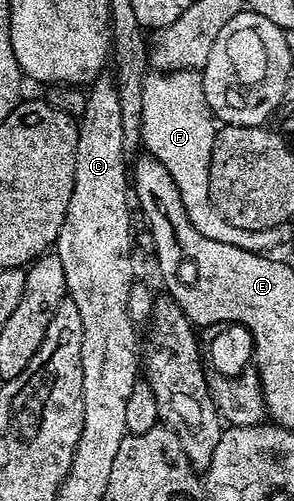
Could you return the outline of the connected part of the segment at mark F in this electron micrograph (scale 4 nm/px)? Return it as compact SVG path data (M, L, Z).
M197 70L149 72L143 85L142 142L153 159L168 169L192 225L196 225L204 237L208 237L208 233L210 237L228 235L229 222L220 217L208 193L210 169L206 164L212 157L215 130L216 120L204 97L202 76Z

